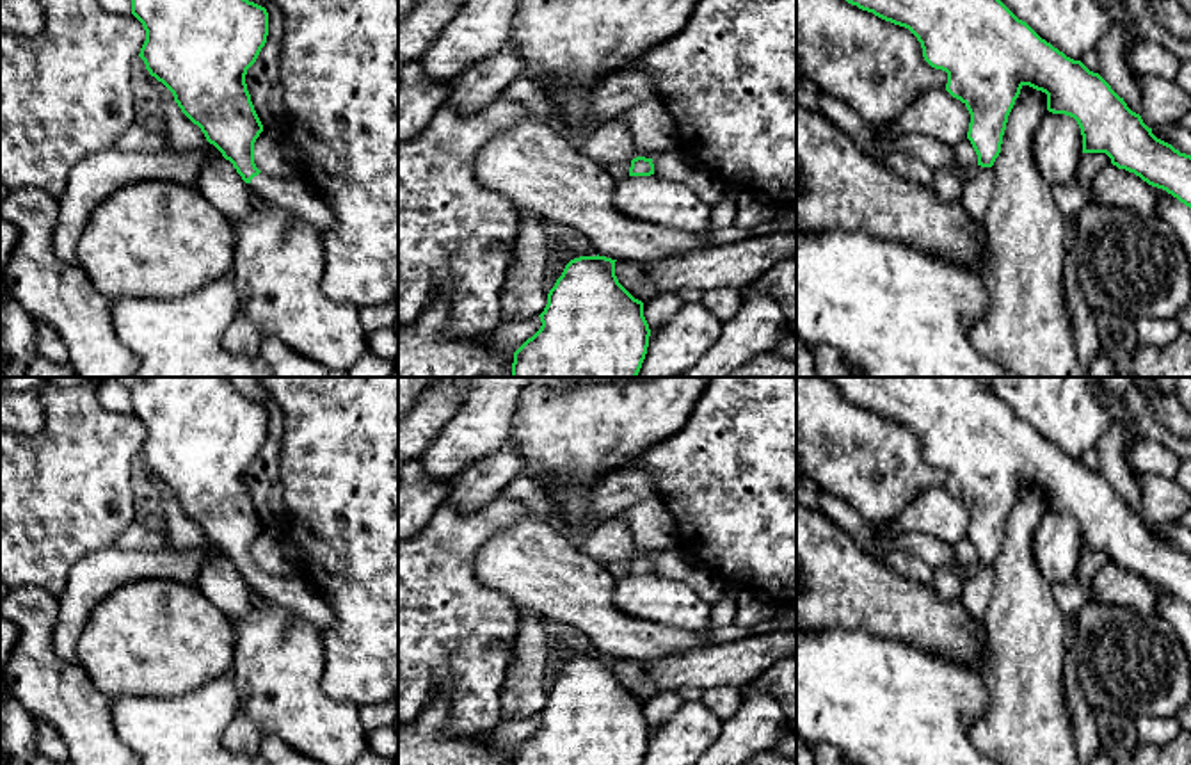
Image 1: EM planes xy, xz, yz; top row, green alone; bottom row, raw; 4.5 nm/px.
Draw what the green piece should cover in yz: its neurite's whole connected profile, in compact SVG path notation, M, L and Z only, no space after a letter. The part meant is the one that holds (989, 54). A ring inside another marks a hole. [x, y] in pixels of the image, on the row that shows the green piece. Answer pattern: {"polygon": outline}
{"polygon": "M846 0L862 11L908 28L923 48L924 60L947 73L946 91L960 100L969 114L969 132L978 165L992 167L1001 153L1008 116L1024 85L1047 94L1047 110L1065 114L1077 121L1083 135L1083 153L1106 153L1118 169L1134 173L1152 187L1163 189L1191 208L1191 155L1180 153L1171 144L1157 139L1141 116L1132 112L1123 98L1081 60L1067 57L1051 43L1042 39L1026 21L1019 20L1001 0Z"}

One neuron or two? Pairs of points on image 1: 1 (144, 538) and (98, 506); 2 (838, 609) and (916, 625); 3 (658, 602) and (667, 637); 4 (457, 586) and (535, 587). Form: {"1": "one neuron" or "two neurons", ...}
{"1": "two neurons", "2": "one neuron", "3": "two neurons", "4": "two neurons"}

